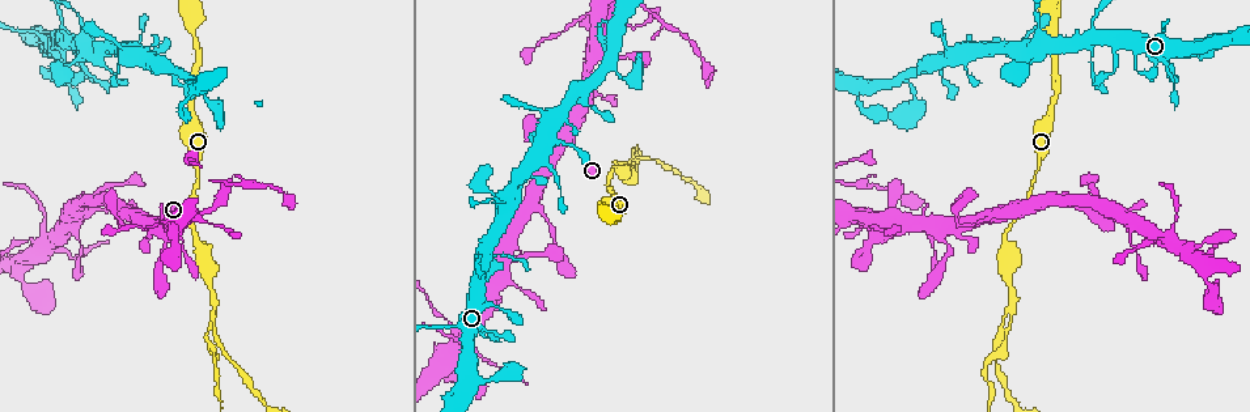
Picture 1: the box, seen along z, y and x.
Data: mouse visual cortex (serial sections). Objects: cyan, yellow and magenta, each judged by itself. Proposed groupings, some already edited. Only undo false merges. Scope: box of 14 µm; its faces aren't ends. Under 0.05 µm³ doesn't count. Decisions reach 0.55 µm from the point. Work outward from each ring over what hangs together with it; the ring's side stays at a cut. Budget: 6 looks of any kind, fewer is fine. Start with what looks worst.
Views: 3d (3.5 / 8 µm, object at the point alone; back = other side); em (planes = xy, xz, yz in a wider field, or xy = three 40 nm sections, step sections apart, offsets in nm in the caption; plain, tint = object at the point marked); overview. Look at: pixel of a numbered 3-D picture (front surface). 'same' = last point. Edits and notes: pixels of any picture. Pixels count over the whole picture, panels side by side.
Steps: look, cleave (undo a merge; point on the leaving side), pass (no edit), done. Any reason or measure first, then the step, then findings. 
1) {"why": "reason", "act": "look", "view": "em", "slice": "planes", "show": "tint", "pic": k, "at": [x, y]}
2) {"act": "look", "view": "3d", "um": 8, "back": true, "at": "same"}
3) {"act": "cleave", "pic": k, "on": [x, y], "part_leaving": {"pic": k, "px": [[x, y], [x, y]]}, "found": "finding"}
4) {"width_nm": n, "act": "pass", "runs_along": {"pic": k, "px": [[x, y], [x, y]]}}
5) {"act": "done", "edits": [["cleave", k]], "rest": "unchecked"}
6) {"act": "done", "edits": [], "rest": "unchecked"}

{"why": "branch point", "act": "look", "view": "3d", "um": 3.5, "pic": 1, "at": [216, 339]}

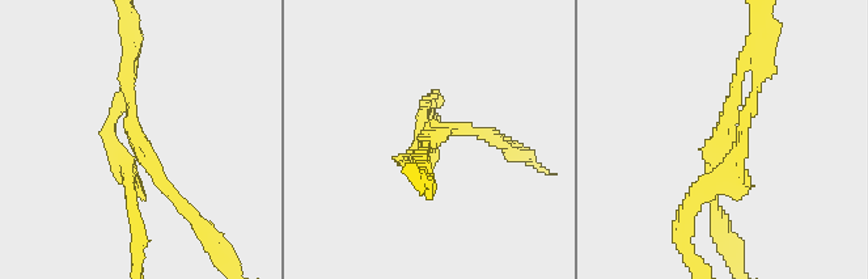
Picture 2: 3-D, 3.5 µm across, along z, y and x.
{"act": "pass", "runs_along": {"pic": 2, "px": [[127, 64], [135, 136], [191, 216]]}, "found": "one cell here"}

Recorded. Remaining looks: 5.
{"why": "calibre changes", "act": "look", "view": "em", "slice": "planes", "show": "tint", "pic": 1, "at": [853, 221]}

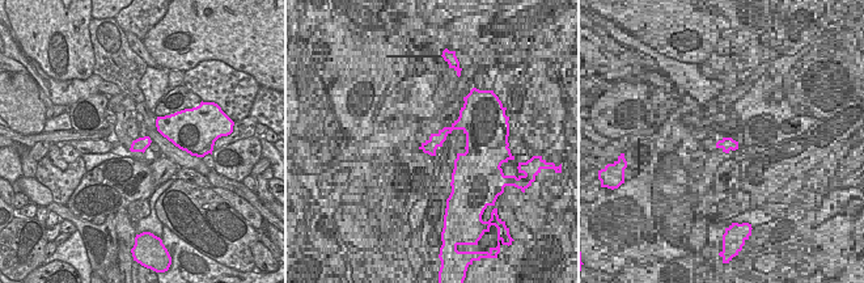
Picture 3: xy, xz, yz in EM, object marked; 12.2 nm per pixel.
{"act": "look", "view": "3d", "um": 3.5, "at": "same"}

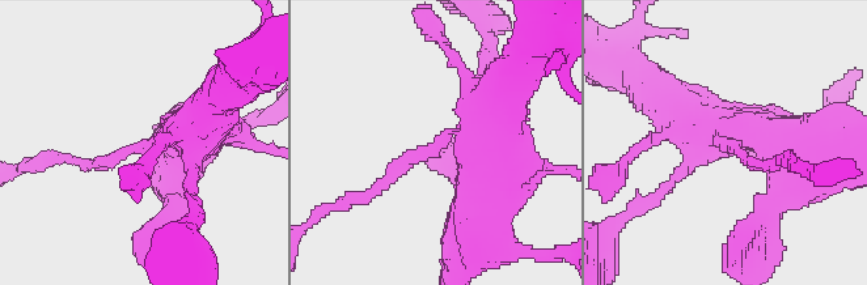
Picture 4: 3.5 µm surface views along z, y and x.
{"width_nm": 170, "act": "pass", "runs_along": {"pic": 4, "px": [[186, 134], [177, 130], [81, 165]]}, "found": "all the same cell"}

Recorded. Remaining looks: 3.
{"why": "looks like a crossing", "act": "look", "view": "3d", "um": 8, "pic": 1, "at": [1090, 43]}

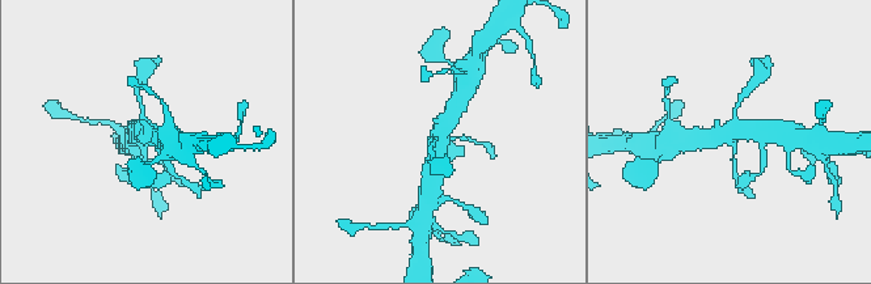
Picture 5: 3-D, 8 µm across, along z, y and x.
{"why": "closer look", "act": "look", "view": "3d", "um": 3.5, "pic": 5, "at": [148, 134]}

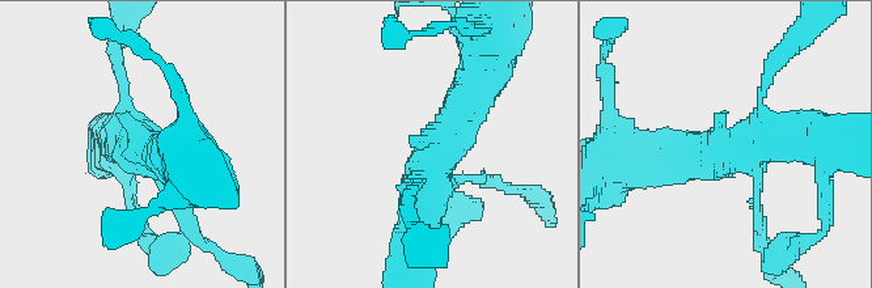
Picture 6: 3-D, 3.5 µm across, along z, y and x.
{"arms": 4, "arm_widths_nm": [100, 150, 500, 500], "act": "look", "view": "em", "slice": "xy", "step": 2, "show": "tint", "pic": 6, "at": [138, 147]}

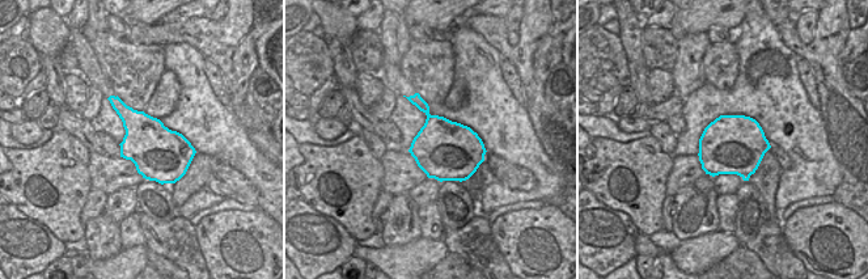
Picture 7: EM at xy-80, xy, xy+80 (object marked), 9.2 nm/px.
{"act": "pass", "runs_along": {"pic": 6, "px": [[407, 246], [419, 190], [468, 96]]}, "found": "all the same cell"}

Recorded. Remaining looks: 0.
{"act": "done", "edits": [], "rest": "unchecked"}

